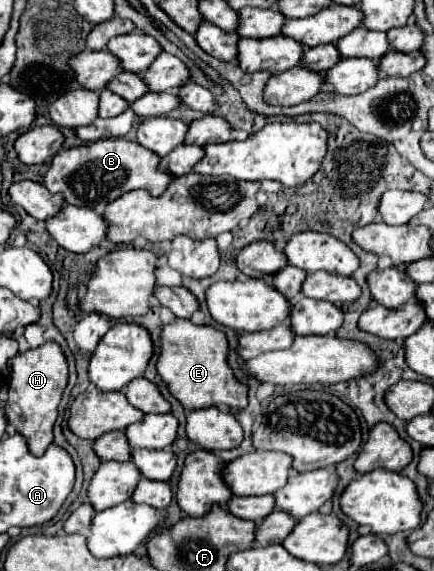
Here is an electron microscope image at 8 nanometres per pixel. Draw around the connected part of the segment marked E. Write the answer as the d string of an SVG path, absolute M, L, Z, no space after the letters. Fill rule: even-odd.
M173 320L171 324L161 326L161 346L155 368L185 410L247 406L247 386L235 380L233 370L227 364L227 348L225 334L213 326L195 326L189 320Z

